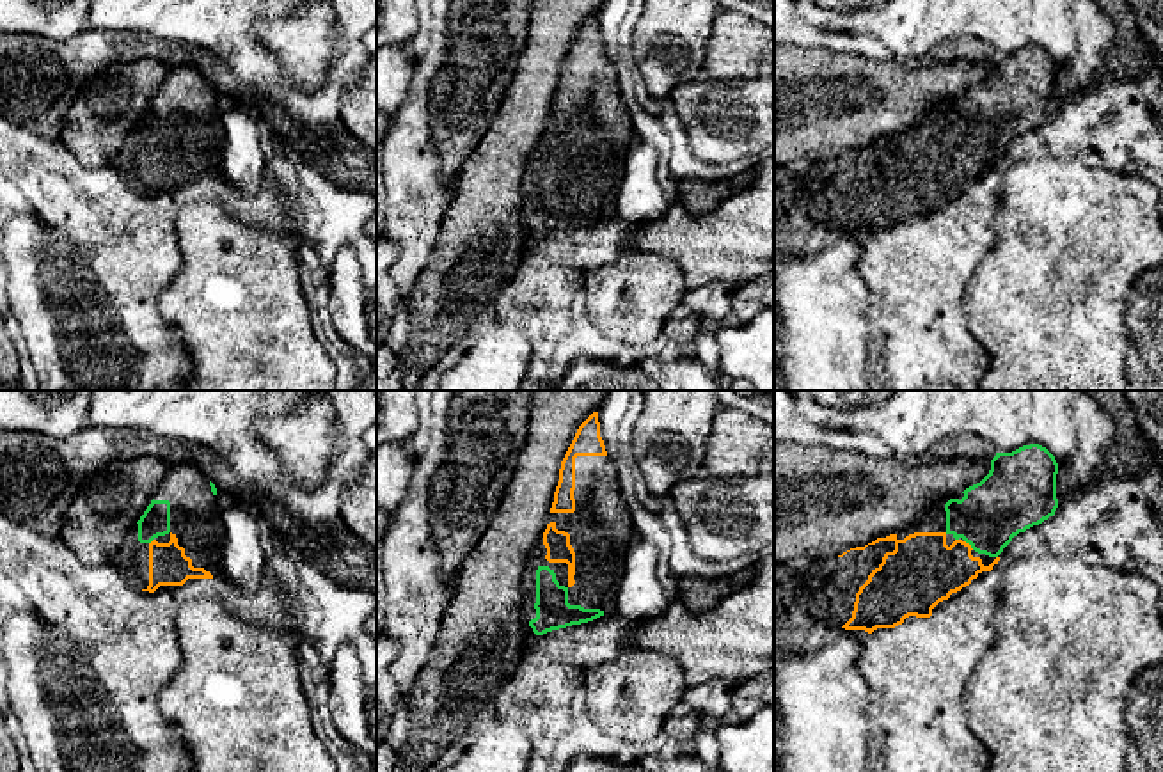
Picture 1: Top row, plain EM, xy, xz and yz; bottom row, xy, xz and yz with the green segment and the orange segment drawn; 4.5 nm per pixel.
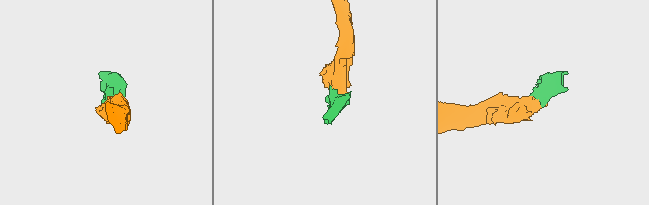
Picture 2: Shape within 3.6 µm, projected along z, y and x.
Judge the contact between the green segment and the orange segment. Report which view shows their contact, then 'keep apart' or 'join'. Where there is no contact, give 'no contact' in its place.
yz | join

